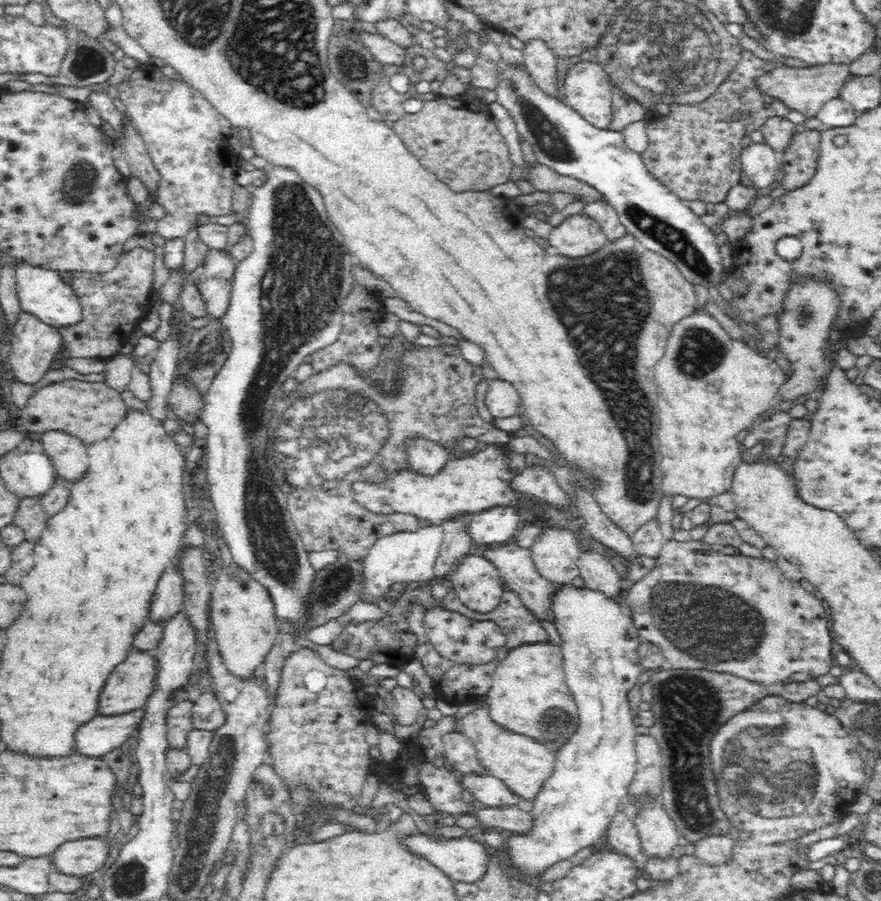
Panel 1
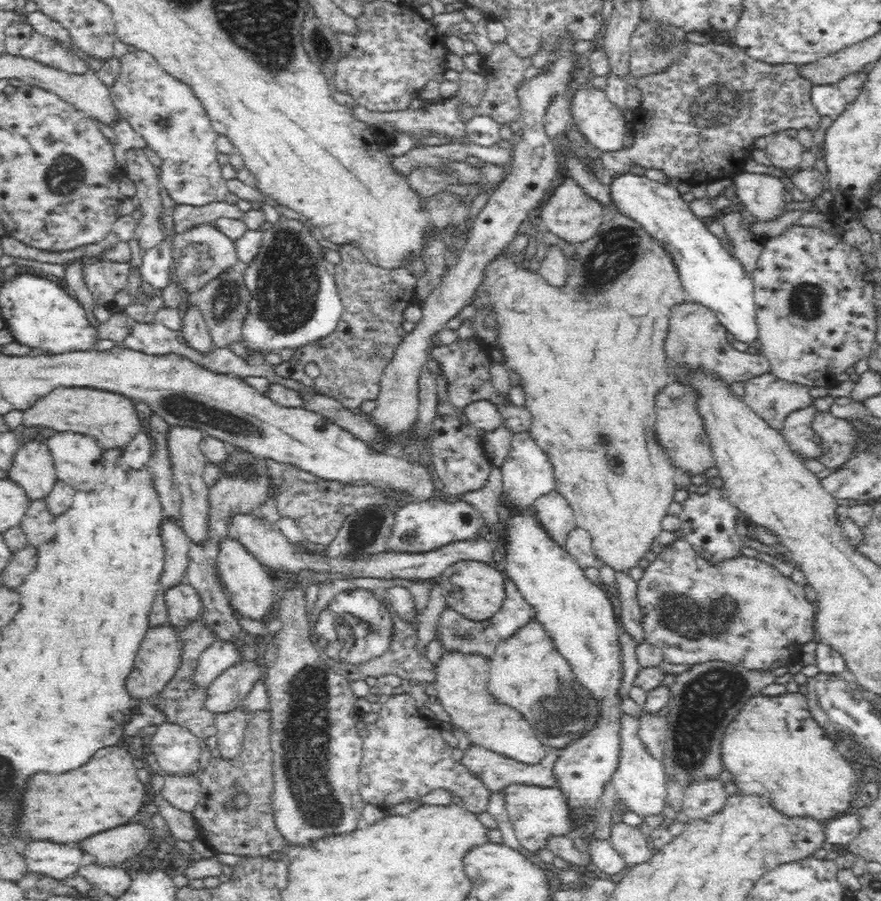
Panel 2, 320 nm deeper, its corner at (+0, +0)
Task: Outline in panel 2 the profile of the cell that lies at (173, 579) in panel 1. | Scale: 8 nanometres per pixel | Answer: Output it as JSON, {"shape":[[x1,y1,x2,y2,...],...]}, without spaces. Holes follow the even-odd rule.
{"shape":[[165,518,165,522,163,523,162,542,165,548,165,568,160,577,159,584,161,585,161,590,166,591,187,580,185,573,189,568,189,538,178,525,174,525,172,521,168,521,168,519]]}

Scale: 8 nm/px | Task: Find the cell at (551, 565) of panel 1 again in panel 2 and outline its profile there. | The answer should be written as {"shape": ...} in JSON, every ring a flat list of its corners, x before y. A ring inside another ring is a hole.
{"shape":[[555,490,550,495,542,496,532,507,536,523,546,531,558,546,565,548,572,530,577,530,577,521,573,509]]}

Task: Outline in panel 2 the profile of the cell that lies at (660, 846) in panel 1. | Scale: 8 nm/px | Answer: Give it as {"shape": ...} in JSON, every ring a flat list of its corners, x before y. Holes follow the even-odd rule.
{"shape":[[624,714,622,716,622,754,620,754,620,768,613,777,613,786,618,794,618,803,626,810,648,818,648,816,662,816,666,808,666,779,662,760,656,760,637,737,640,728,640,720,634,716]]}

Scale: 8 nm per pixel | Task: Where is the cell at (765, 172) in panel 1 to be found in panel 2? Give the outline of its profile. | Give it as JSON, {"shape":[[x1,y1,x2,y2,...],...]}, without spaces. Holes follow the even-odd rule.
{"shape":[[742,170,730,178,746,213,760,222,774,220,786,212,784,179]]}

